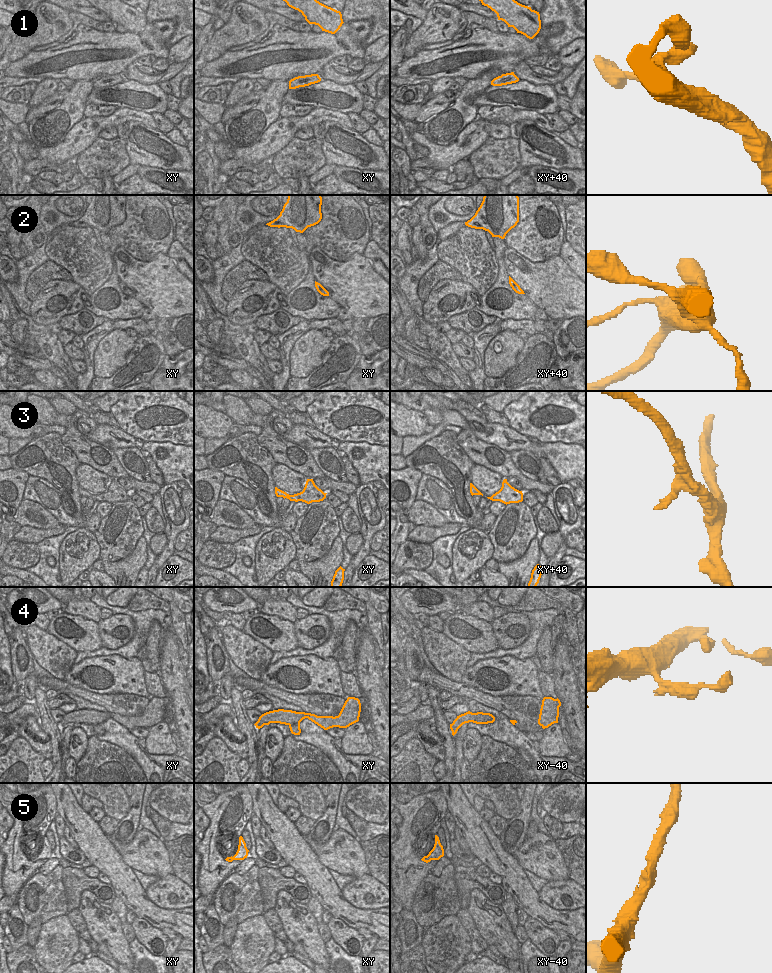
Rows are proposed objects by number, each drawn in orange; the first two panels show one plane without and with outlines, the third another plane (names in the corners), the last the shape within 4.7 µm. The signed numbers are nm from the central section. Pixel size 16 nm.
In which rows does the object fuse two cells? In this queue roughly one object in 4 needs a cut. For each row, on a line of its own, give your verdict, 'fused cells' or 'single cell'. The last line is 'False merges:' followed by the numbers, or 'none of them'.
1: single cell
2: single cell
3: single cell
4: single cell
5: single cell
False merges: none of them

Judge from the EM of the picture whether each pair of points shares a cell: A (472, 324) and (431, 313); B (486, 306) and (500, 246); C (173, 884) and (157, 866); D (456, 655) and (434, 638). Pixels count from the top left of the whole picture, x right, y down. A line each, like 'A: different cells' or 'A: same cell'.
A: different cells
B: same cell
C: different cells
D: same cell

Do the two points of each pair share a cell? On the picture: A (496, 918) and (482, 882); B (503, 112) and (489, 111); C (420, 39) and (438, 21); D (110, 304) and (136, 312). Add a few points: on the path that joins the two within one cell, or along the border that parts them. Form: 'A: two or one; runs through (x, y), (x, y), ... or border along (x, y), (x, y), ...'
A: two; border along (469, 892), (479, 889), (493, 903), (500, 905)
B: one; runs through (500, 112), (492, 112)
C: one; runs through (424, 35), (434, 25)
D: one; runs through (116, 306), (130, 308)

